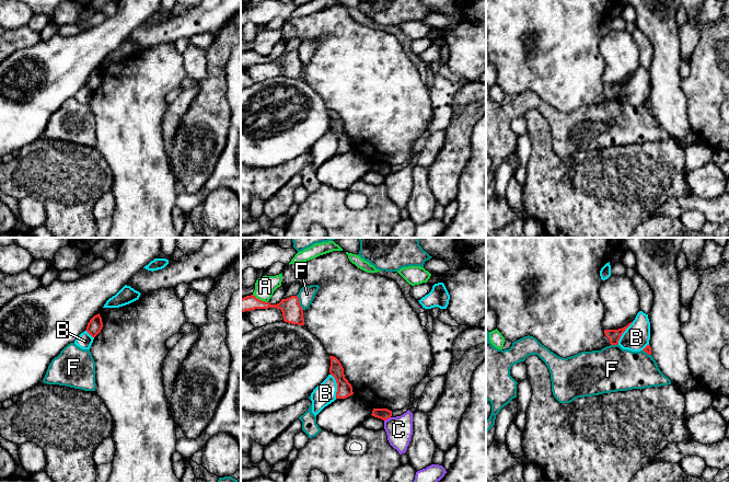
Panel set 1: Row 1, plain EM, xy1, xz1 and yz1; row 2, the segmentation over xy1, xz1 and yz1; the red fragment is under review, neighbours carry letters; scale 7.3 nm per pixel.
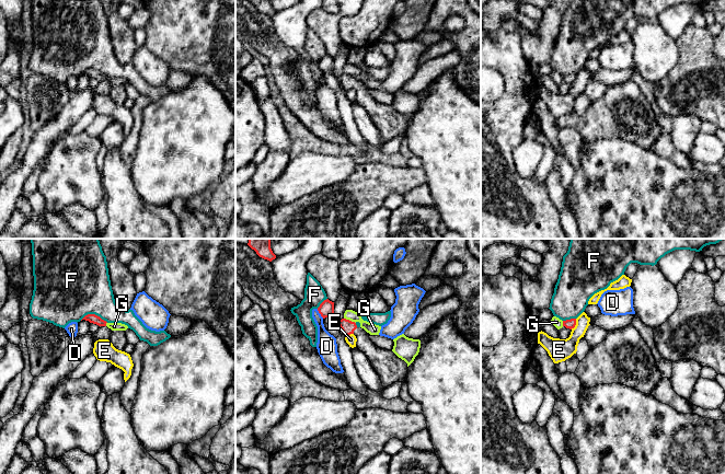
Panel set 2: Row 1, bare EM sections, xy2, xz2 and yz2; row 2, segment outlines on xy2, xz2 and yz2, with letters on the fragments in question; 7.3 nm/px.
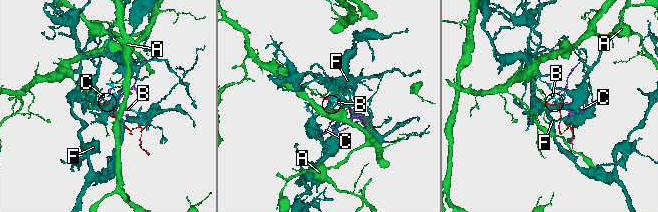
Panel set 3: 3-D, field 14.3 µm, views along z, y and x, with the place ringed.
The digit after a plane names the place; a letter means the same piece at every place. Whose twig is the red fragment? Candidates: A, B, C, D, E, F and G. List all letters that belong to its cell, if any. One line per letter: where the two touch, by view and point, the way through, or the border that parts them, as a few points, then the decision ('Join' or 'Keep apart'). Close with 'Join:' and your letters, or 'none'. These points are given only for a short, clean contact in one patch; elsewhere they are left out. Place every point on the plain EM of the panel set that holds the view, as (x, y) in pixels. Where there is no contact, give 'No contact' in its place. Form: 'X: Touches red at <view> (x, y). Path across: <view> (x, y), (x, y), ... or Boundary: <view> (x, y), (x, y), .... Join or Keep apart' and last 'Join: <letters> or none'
A: Touches red at xz1 (258, 54). Boundary: xz1 (252, 49), (267, 57). Keep apart
B: Touches red at xz1 (337, 140). Boundary: xz1 (331, 128), (336, 138), (336, 152). Keep apart
C: Touches red at xz1 (386, 173). Boundary: xz1 (390, 171), (384, 175). Keep apart
D: Touches red at xz2 (319, 67). Boundary: xz2 (317, 64), (323, 72). Keep apart
E: Touches red at yz2 (575, 79). Keep apart
F: Touches red at xy2 (94, 69). Keep apart
G: Touches red at xz2 (348, 74). Boundary: xz2 (344, 72), (355, 78). Keep apart
Join: none

